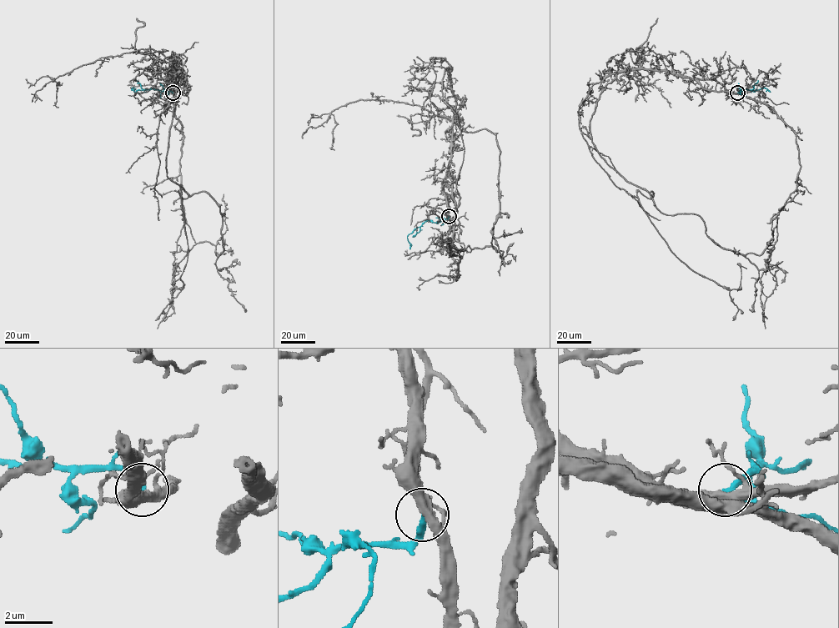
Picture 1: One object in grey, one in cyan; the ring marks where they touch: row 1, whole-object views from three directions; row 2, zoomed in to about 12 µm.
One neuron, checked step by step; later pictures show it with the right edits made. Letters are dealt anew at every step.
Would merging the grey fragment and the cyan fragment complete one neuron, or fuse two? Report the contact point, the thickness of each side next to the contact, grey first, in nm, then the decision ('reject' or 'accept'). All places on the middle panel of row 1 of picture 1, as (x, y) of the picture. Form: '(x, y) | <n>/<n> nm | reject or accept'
(449, 216) | 400/240 nm | accept

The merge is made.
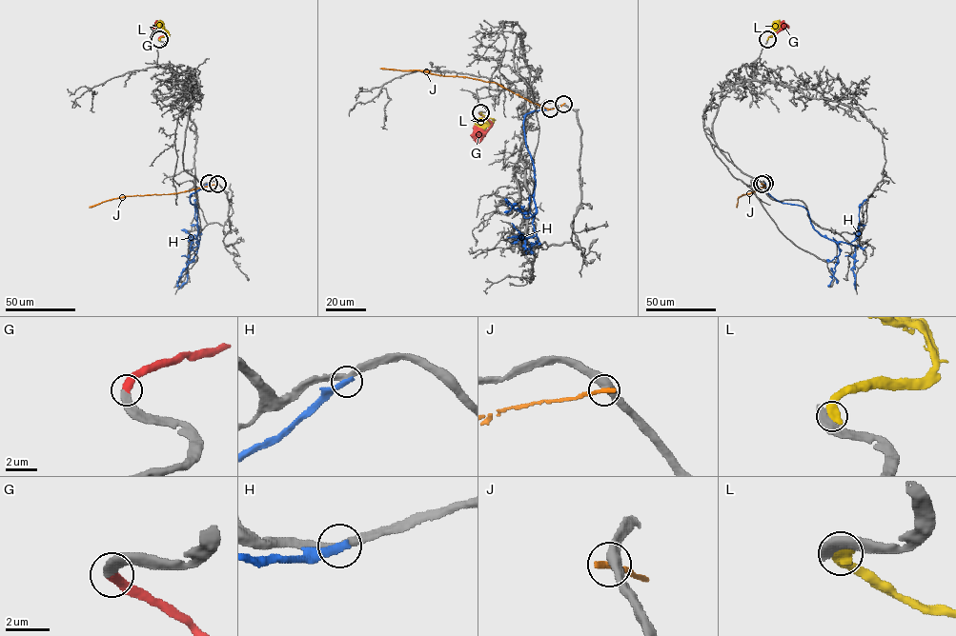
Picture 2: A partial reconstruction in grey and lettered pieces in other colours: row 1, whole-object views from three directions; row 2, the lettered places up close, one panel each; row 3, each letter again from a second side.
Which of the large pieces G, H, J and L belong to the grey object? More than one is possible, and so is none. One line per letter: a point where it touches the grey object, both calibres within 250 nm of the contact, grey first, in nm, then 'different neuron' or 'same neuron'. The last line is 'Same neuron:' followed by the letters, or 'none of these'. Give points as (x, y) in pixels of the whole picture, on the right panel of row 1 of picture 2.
G: contact (767, 38); calibres 360 and 440 nm; same neuron
H: contact (764, 183); calibres 320 and 400 nm; different neuron
J: contact (762, 184); calibres 480 and 300 nm; different neuron
L: contact (767, 39); calibres 600 and 550 nm; different neuron
Same neuron: G

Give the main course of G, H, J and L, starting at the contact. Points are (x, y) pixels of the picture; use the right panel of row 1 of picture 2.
G: (767, 38), (781, 29), (783, 20)
H: (764, 183), (767, 192), (777, 200), (803, 207), (812, 227), (822, 235), (855, 247), (850, 268), (855, 288)
J: (762, 184), (764, 186), (738, 198), (736, 208)
L: (767, 39), (780, 20)

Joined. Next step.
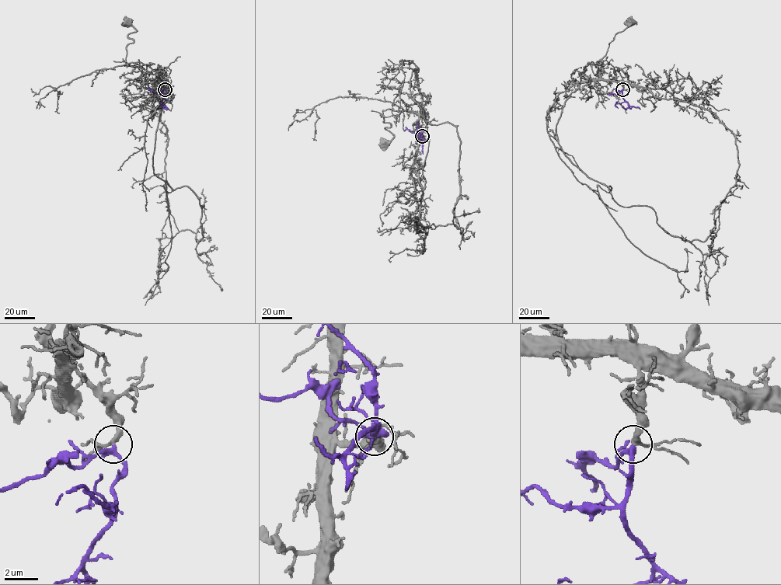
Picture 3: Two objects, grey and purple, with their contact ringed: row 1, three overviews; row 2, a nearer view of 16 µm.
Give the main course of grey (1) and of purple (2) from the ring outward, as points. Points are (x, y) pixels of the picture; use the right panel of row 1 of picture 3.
1: (622, 89), (622, 82), (604, 81), (597, 74), (595, 65), (605, 55), (615, 35), (624, 30), (629, 22)
2: (622, 89), (622, 96), (629, 106), (626, 109), (622, 106)

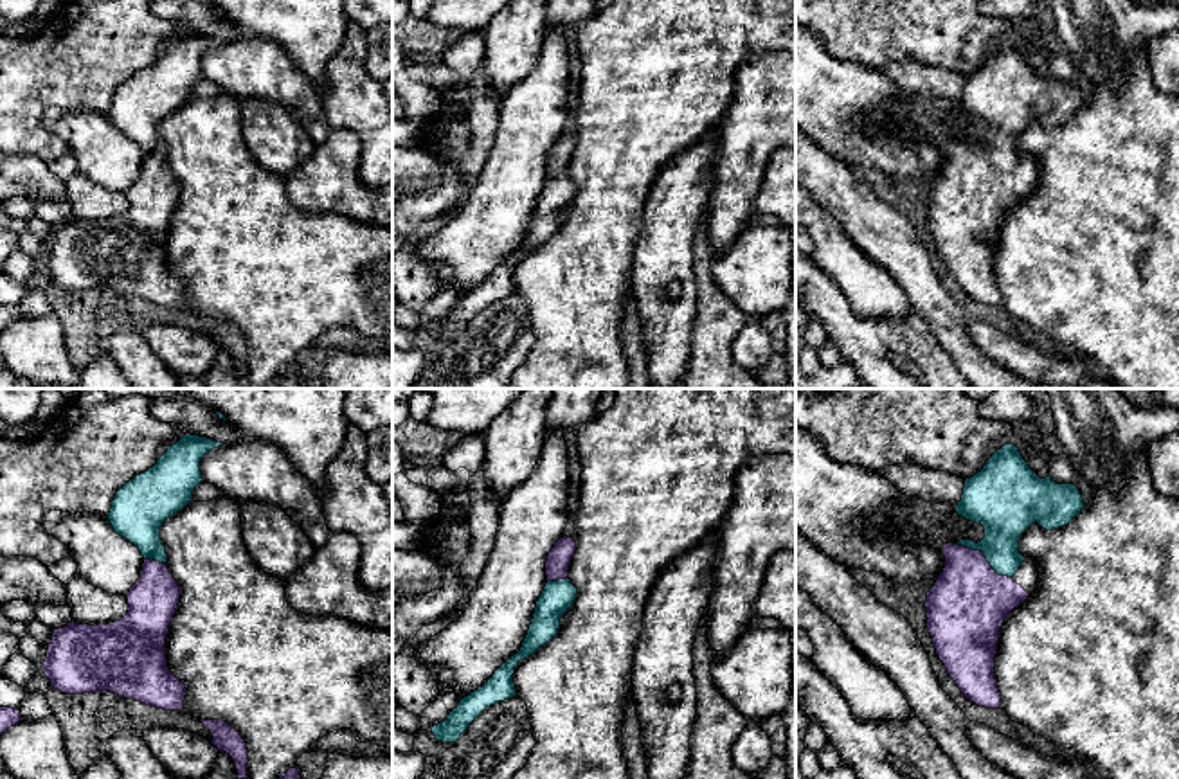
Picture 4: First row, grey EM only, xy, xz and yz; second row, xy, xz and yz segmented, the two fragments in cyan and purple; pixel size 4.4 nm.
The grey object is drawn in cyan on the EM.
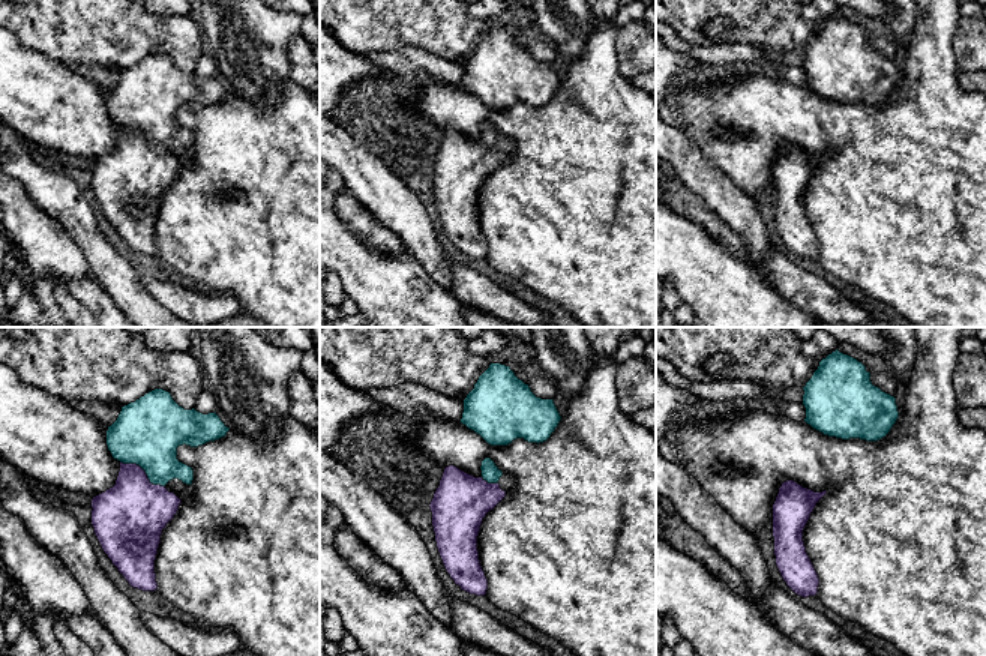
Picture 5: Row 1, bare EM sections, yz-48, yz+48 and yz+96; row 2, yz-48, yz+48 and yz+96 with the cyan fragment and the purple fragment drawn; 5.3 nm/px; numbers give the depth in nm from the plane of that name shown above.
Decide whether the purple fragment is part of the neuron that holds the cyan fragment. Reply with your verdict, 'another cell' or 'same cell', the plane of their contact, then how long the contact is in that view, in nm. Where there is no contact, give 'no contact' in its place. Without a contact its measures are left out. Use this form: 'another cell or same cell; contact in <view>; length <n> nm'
same cell; contact in yz; length 300 nm

